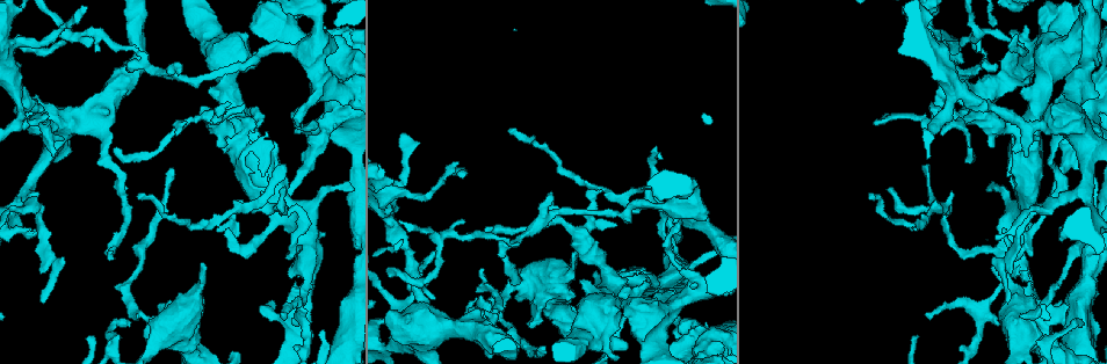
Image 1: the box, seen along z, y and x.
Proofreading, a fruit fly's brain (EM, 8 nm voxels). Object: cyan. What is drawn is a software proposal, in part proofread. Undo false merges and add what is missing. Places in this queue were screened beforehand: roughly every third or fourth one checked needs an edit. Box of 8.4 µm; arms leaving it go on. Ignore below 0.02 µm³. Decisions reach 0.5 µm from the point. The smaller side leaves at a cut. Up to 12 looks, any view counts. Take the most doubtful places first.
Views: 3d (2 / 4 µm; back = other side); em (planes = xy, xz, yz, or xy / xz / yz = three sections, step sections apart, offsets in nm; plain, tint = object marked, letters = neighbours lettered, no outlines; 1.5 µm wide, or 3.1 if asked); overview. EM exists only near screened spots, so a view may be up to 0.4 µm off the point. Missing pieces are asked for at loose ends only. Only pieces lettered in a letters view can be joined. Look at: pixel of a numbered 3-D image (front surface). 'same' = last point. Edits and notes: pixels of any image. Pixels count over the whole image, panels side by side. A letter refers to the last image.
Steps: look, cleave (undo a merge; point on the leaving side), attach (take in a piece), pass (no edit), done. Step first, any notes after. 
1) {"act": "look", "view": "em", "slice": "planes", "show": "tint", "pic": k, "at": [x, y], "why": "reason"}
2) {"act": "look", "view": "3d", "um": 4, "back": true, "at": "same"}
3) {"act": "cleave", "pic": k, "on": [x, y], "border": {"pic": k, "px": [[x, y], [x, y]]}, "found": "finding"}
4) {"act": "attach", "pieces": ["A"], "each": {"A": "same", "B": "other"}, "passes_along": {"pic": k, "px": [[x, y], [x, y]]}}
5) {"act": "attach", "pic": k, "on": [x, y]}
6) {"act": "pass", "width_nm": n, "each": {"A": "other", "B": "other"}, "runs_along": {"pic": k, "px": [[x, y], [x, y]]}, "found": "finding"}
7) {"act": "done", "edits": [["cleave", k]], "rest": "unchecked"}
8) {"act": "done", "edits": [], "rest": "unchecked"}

{"act": "look", "view": "em", "slice": "planes", "show": "tint", "pic": 1, "at": [571, 291], "why": "free end"}

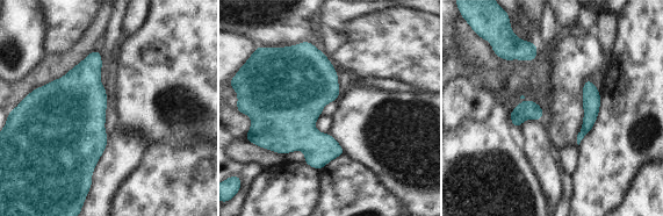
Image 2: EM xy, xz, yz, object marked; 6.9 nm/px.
{"act": "look", "view": "em", "slice": "planes", "show": "letters", "at": "same", "why": "what lies round it"}

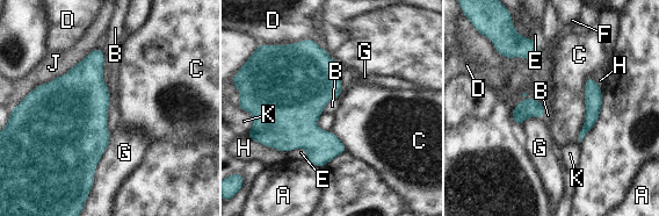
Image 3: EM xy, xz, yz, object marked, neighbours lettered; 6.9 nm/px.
{"act": "pass", "each": {"A": "other", "B": "other", "C": "other", "D": "other", "E": "other", "F": "other", "G": "other", "H": "other", "J": "other", "K": "other"}, "border": {"pic": 3, "px": [[589, 76], [579, 142]]}, "found": "none of them fits"}

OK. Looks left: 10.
{"act": "look", "view": "em", "slice": "planes", "show": "tint", "pic": 1, "at": [32, 231], "why": "free end"}

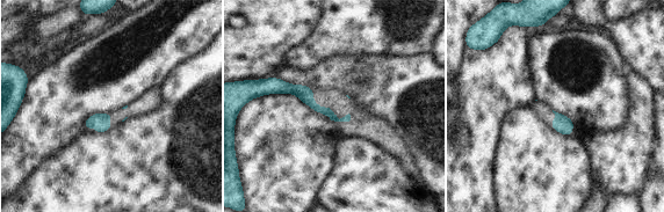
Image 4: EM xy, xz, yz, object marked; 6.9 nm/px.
{"act": "look", "view": "em", "slice": "planes", "show": "letters", "at": "same"}

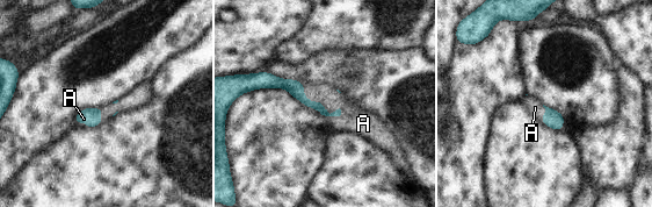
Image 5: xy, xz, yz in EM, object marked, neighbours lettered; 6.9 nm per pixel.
{"act": "attach", "pieces": ["A"], "each": {"A": "same"}, "passes_along": {"pic": 5, "px": [[296, 88], [319, 101], [349, 121]]}, "found": "it goes on there"}

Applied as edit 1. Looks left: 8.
{"act": "look", "view": "em", "slice": "planes", "show": "letters", "pic": 1, "at": [876, 122]}

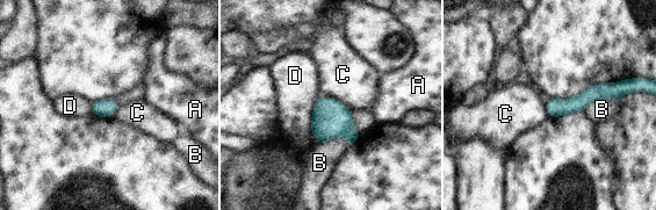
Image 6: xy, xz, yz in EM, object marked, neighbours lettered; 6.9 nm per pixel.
{"act": "pass", "each": {"A": "other", "B": "other", "C": "other", "D": "other"}, "runs_along": {"pic": 6, "px": [[621, 88], [549, 109]]}, "found": "no lettered piece goes on from it"}

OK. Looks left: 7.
{"act": "look", "view": "em", "slice": "yz", "step": 8, "show": "letters", "pic": 1, "at": [310, 122], "why": "thin end"}

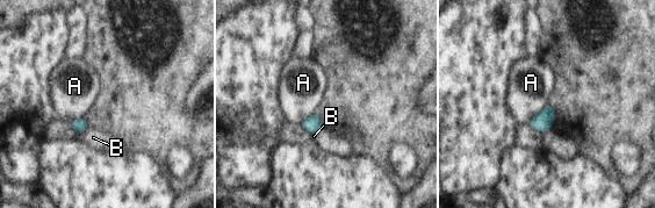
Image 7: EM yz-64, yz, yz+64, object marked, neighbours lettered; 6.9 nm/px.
{"act": "look", "view": "em", "slice": "planes", "show": "letters", "at": "same", "why": "cut it another way"}

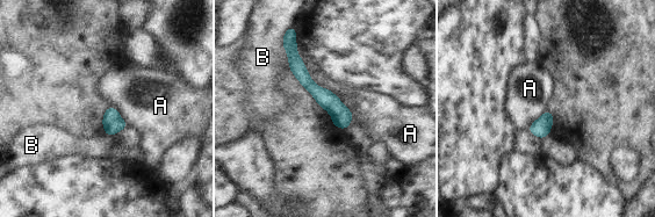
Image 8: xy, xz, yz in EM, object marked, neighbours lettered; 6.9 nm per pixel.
{"act": "pass", "width_nm": 130, "each": {"A": "other", "B": "other"}, "border": {"pic": 8, "px": [[307, 71], [316, 84], [339, 98]]}, "found": "none of them fits"}

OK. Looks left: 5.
{"act": "look", "view": "em", "slice": "planes", "show": "tint", "pic": 1, "at": [963, 108], "why": "an open end"}

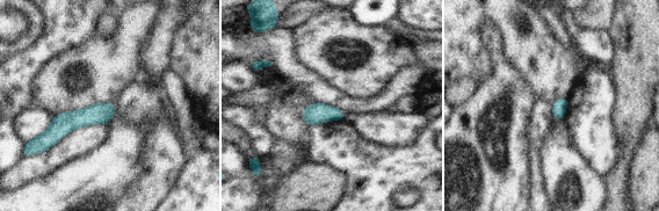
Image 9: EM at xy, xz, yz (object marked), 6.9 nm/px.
{"act": "look", "view": "em", "slice": "planes", "show": "letters", "at": "same"}

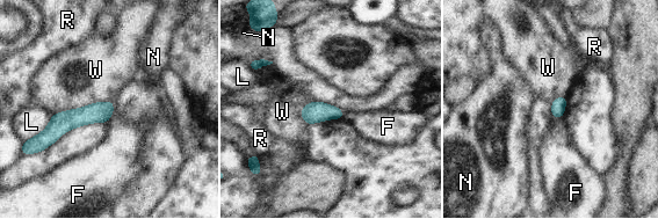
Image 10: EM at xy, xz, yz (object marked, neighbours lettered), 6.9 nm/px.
{"act": "pass", "each": {"F": "other", "L": "other", "N": "other", "R": "other", "W": "other"}, "found": "no lettered piece goes on from it"}

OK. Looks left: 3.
{"act": "done", "edits": [["attach", 5]], "rest": "unchecked"}

